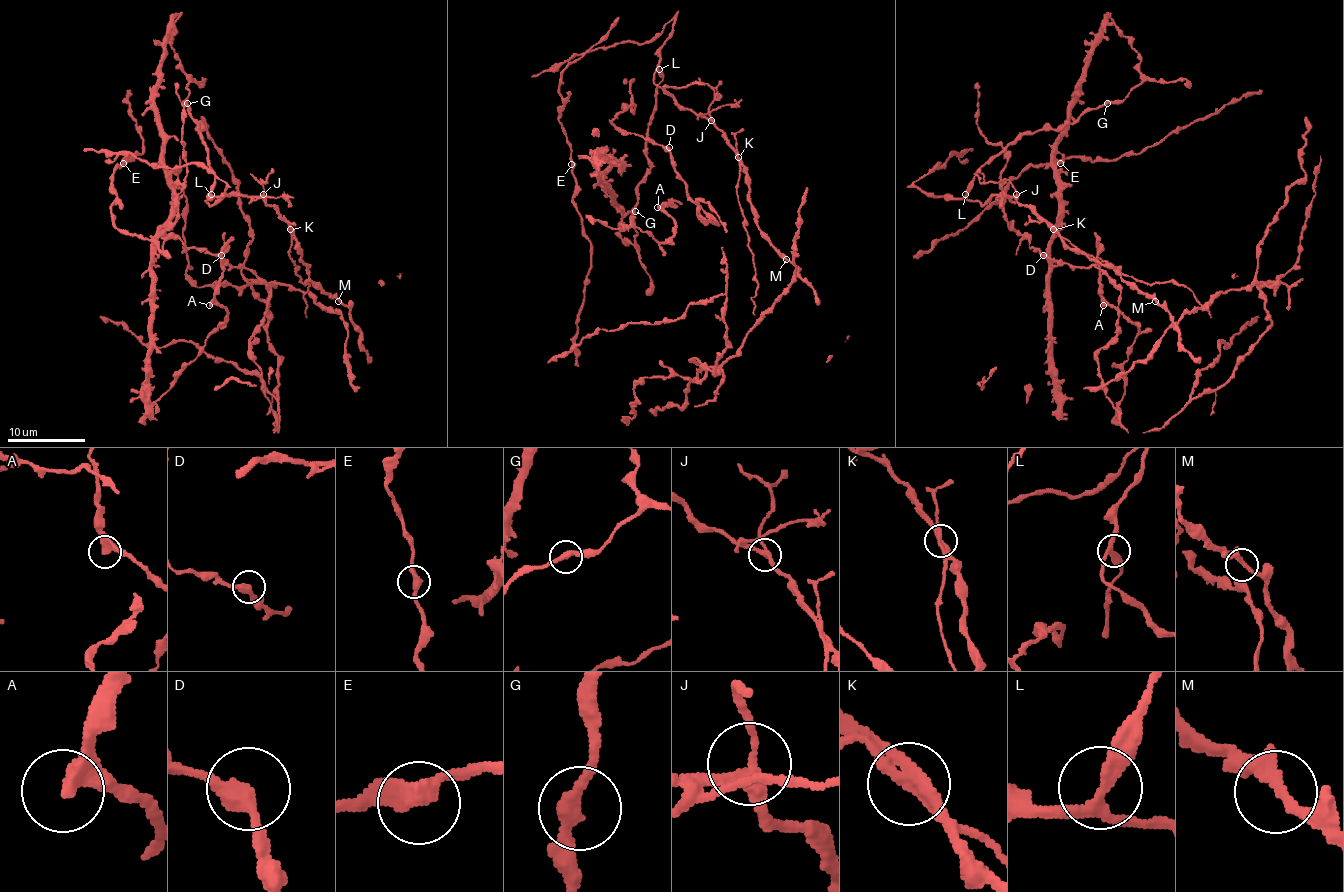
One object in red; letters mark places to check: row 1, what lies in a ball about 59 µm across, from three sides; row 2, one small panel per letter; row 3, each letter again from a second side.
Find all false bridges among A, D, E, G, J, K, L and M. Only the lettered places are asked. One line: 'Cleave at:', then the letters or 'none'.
Cleave at: J, K

